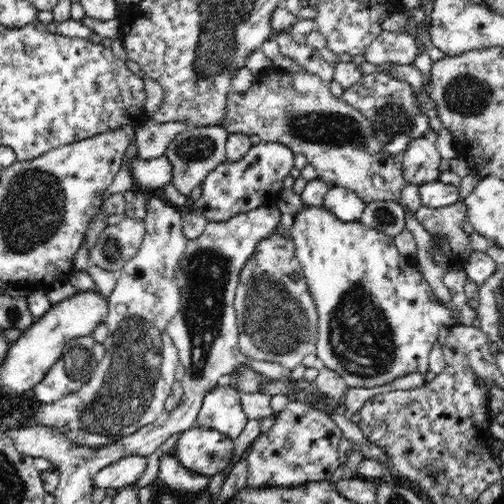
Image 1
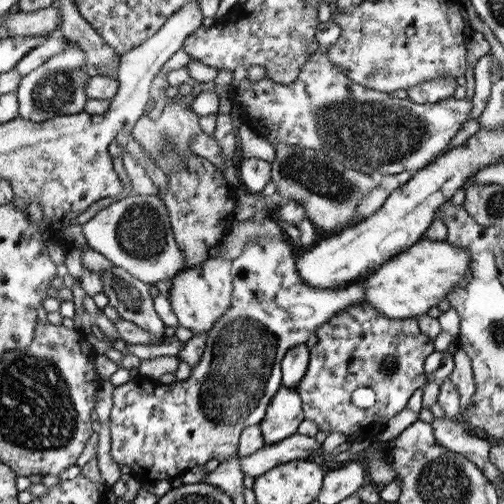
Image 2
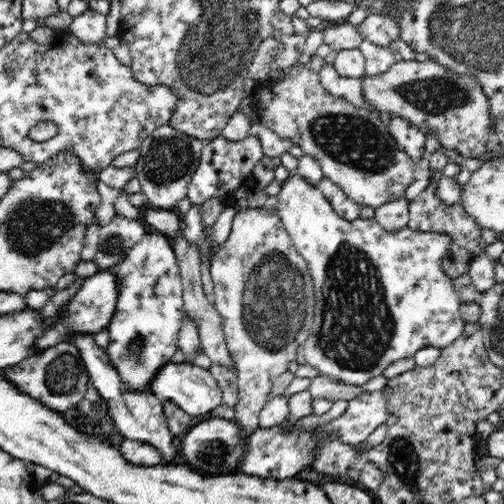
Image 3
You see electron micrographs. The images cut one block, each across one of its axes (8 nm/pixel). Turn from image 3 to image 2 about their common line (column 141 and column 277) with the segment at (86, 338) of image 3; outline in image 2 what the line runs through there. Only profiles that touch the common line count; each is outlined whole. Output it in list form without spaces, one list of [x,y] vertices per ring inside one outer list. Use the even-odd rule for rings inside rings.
[[[281,384],[279,392],[271,398],[267,406],[265,418],[259,424],[265,446],[293,436],[303,420],[305,416],[299,392],[295,388]]]

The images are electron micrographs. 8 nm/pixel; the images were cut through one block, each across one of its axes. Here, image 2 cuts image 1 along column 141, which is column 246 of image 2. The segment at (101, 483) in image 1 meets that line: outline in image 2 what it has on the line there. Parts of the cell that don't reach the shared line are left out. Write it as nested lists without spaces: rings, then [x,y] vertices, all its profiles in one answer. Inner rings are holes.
[[[293,434],[275,444],[267,444],[253,454],[239,458],[239,472],[243,478],[257,480],[267,470],[281,466],[293,460],[317,460],[321,456],[321,448],[315,446],[315,438],[307,438],[301,434]]]

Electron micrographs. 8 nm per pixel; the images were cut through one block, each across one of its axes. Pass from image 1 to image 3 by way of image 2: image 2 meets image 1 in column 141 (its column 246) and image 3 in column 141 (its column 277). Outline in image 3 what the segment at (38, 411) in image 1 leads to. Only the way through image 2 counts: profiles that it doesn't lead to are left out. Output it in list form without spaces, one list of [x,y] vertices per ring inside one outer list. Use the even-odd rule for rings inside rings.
[[[146,232],[144,240],[138,242],[128,256],[124,258],[124,262],[120,262],[118,266],[114,266],[110,272],[118,278],[120,284],[120,298],[116,304],[116,314],[108,326],[110,332],[110,340],[112,344],[106,348],[108,356],[112,360],[112,366],[116,368],[116,372],[120,374],[122,382],[128,384],[128,388],[136,390],[146,390],[148,394],[152,394],[150,388],[150,380],[154,378],[154,374],[160,370],[160,366],[166,366],[166,362],[170,362],[174,350],[178,348],[178,336],[180,336],[180,328],[182,328],[182,318],[184,318],[184,284],[180,284],[180,274],[178,274],[178,262],[174,258],[174,250],[168,244],[170,240],[164,238],[162,234],[156,232]]]

